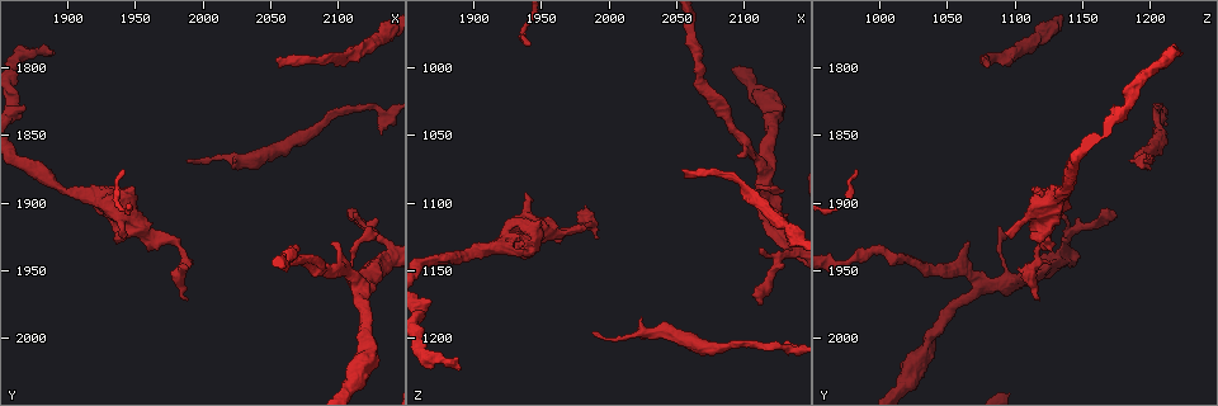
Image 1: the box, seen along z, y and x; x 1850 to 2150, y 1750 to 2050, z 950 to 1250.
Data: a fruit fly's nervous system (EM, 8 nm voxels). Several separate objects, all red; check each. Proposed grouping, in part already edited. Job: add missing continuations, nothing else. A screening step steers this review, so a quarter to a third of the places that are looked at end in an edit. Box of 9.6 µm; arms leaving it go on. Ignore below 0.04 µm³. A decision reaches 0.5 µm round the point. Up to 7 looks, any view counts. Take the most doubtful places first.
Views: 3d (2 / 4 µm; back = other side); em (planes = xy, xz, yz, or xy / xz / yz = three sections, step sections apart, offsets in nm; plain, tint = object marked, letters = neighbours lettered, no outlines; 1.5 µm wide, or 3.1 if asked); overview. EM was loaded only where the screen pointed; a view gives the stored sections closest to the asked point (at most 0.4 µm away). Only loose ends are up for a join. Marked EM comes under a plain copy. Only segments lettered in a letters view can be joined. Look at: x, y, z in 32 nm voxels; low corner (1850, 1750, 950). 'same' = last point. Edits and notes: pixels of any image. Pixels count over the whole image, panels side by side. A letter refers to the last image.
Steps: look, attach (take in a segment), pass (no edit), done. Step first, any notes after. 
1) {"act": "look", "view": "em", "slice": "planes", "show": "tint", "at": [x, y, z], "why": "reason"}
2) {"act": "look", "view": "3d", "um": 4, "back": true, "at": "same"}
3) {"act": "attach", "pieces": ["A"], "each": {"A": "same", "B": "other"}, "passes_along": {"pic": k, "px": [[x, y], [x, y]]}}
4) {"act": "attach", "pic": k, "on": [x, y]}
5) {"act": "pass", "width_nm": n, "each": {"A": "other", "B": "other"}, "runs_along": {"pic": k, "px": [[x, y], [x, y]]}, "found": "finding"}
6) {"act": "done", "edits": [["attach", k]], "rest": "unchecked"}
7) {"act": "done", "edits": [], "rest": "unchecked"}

{"act": "look", "view": "em", "slice": "xy", "step": 4, "show": "letters", "at": [1890, 1790, 1224], "why": "free end"}

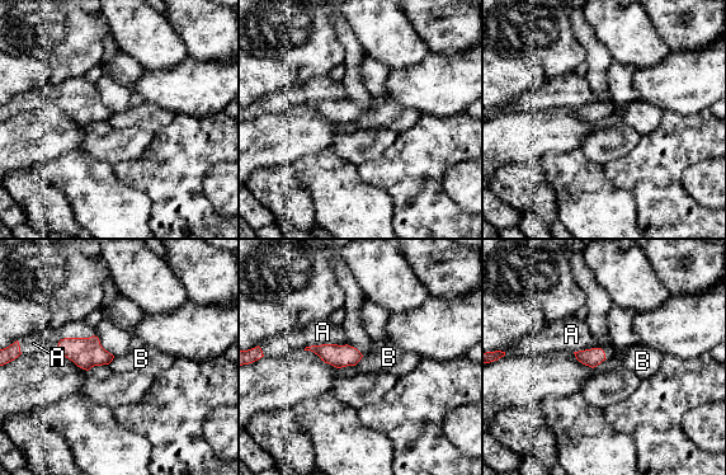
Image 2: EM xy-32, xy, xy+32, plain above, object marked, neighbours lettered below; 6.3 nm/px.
{"act": "attach", "pieces": ["A"], "each": {"A": "same", "B": "other"}, "found": "it goes on there"}

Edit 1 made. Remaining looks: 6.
{"act": "look", "view": "overview"}

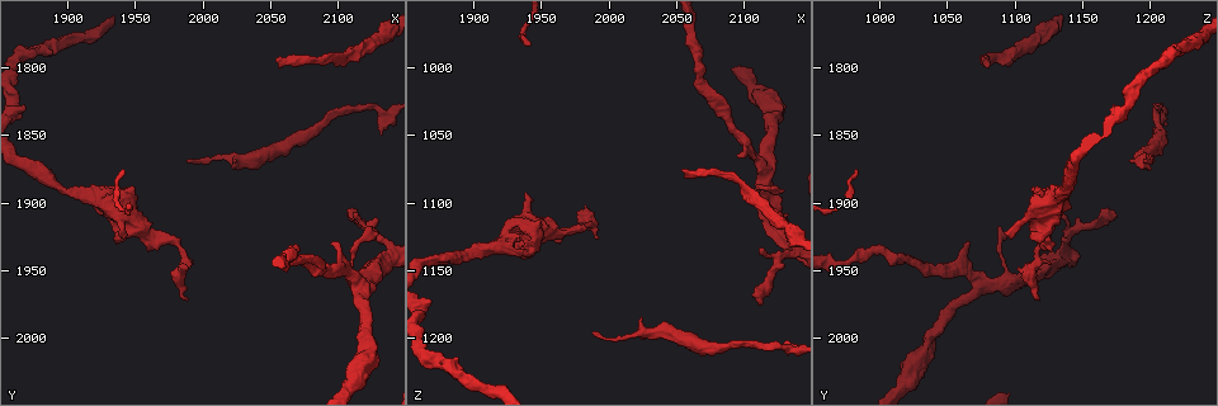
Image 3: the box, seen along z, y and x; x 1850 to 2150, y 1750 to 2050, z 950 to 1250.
{"act": "look", "view": "em", "slice": "yz", "step": 8, "show": "letters", "at": [2054, 1802, 1082], "why": "branch stops here"}

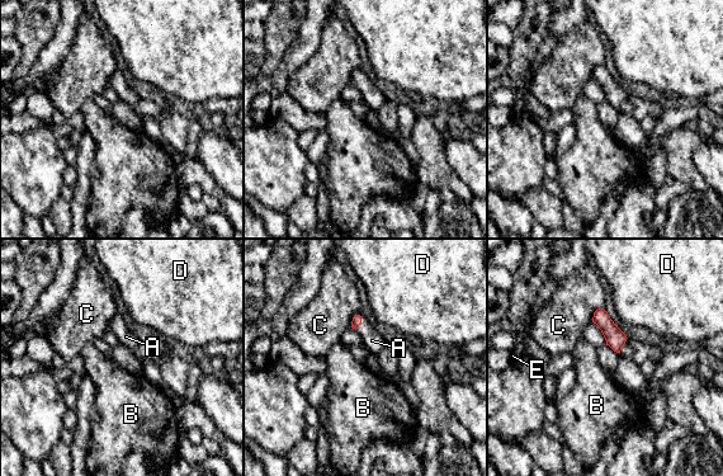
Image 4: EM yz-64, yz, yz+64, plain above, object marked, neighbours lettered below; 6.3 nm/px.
{"act": "attach", "pieces": ["A"], "each": {"A": "same", "B": "other", "C": "other", "D": "other", "E": "other"}, "passes_along": {"pic": 4, "px": [[357, 320], [360, 323], [372, 340]]}, "found": "the cell continues"}

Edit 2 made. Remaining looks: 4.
{"act": "look", "view": "em", "slice": "planes", "show": "letters", "at": [1988, 1870, 1196], "why": "an open end"}

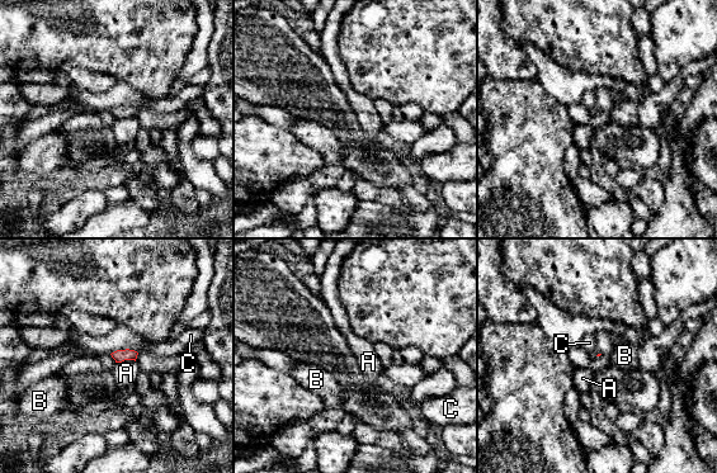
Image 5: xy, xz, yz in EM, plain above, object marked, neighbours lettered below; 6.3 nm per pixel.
{"act": "pass", "each": {"A": "other", "B": "other", "C": "other"}, "border": {"pic": 5, "px": [[135, 360], [116, 363]]}, "found": "no lettered segment goes on from it"}

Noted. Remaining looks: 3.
{"act": "done", "edits": [["attach", 2], ["attach", 4]], "rest": "unchecked"}

